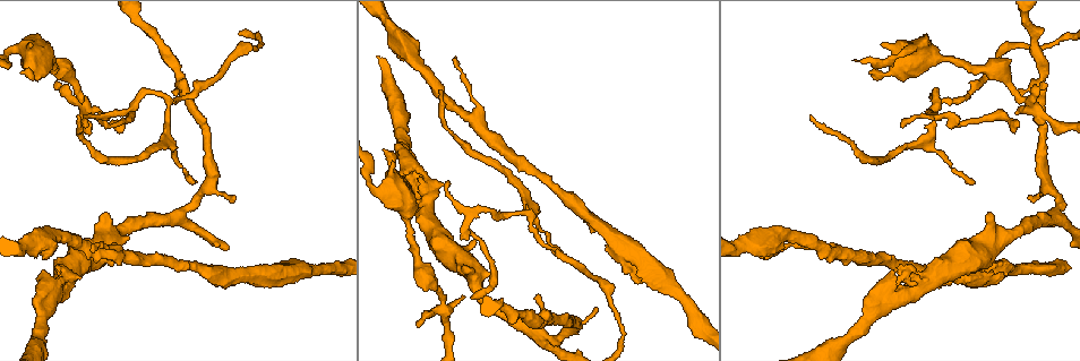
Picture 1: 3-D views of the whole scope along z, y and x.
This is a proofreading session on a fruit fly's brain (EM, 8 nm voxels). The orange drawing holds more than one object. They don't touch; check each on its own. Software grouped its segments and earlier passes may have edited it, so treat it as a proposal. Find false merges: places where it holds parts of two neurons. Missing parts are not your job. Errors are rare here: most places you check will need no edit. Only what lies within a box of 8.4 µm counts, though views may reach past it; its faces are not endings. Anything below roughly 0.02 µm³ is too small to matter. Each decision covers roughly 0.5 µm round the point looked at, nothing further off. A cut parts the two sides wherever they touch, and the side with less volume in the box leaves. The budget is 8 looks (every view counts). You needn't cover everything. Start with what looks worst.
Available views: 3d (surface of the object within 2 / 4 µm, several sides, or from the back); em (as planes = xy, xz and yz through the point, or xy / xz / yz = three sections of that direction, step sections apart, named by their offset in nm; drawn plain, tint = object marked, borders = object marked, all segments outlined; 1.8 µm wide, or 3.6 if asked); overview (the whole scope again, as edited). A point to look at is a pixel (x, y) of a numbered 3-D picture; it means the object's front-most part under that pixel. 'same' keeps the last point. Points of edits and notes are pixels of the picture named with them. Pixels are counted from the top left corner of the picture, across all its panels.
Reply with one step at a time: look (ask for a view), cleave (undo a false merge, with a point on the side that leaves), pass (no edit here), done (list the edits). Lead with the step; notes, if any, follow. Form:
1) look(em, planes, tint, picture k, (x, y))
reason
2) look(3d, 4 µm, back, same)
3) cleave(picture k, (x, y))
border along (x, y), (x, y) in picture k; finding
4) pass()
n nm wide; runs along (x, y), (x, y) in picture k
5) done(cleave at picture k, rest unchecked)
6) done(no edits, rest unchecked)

look(3d, 4 µm, picture 1, (1056, 215))
arms part here

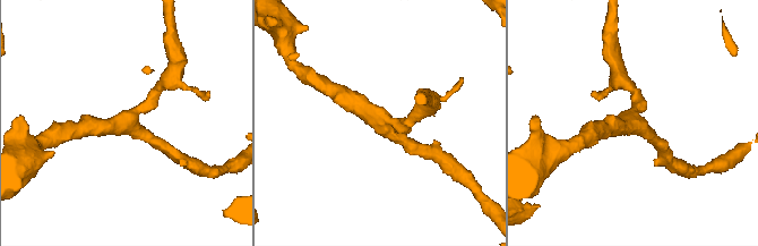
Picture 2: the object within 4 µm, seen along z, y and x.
look(em, 3.6 µm, planes, tint, picture 2, (631, 122))
3 arms; arms of 180, 220, 280 nm; need the tissue

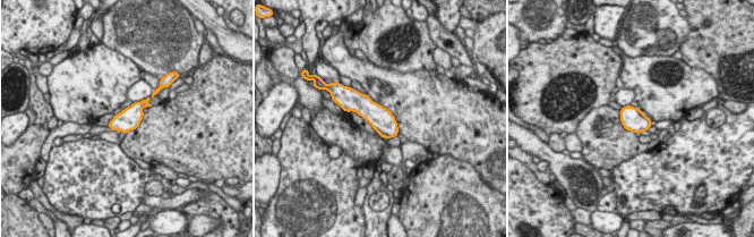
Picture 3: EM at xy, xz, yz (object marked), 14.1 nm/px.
pass()
320 nm wide; one neuron here

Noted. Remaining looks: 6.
look(3d, 4 µm, picture 1, (166, 100))
abrupt turn

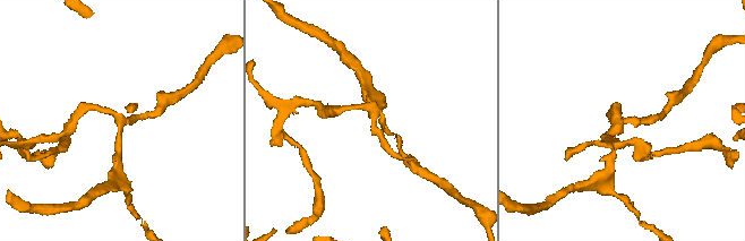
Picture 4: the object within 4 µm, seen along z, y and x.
look(em, planes, tint, picture 4, (117, 121))
3 arms

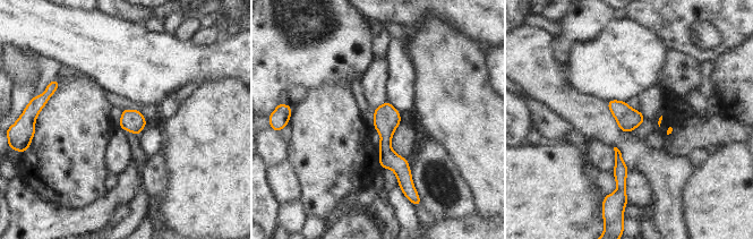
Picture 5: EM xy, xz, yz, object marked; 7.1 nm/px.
pass()
160 nm wide; all the same neuron

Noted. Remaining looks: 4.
look(3d, 4 µm, picture 1, (405, 205))
a fork

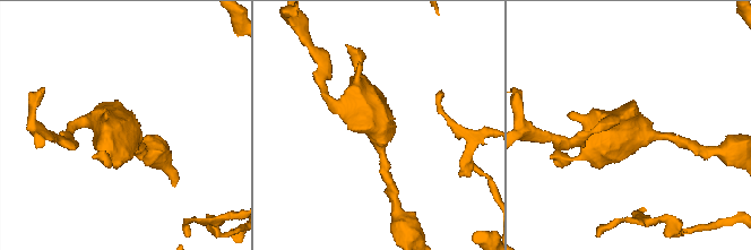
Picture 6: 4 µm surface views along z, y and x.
look(em, 3.6 µm, planes, tint, picture 6, (630, 131))
need the tissue

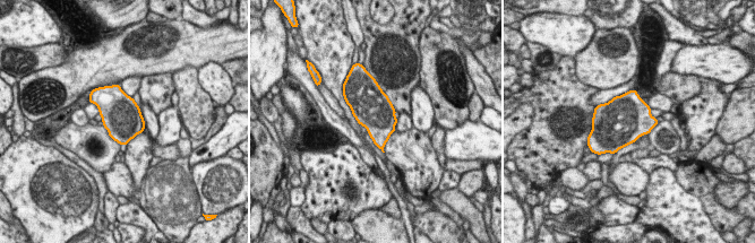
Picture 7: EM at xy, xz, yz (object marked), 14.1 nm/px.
pass()
one neuron here

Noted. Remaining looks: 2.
done(no edits, rest unchecked)

